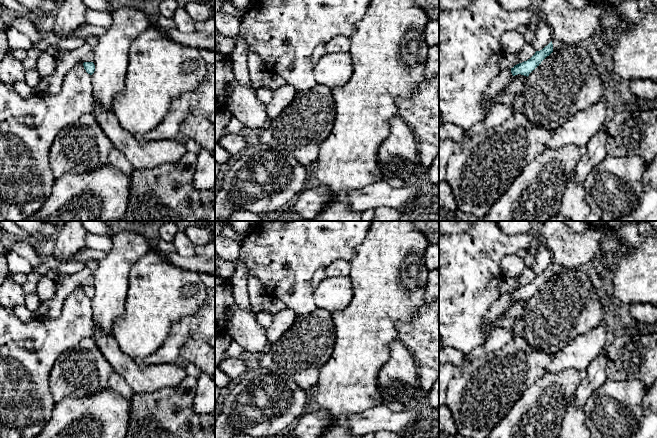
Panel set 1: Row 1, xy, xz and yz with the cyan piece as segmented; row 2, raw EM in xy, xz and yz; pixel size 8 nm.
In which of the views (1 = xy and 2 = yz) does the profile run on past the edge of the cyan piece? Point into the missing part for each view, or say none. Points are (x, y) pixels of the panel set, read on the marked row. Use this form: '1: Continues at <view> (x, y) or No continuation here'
1: No continuation here
2: Continues at yz (499, 82)

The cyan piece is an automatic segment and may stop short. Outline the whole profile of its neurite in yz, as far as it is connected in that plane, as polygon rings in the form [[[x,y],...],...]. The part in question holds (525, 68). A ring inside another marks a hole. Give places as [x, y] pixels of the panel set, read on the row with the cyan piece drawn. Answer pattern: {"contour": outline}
{"contour": [[[551,41],[542,50],[536,51],[535,54],[527,61],[519,63],[511,69],[501,71],[499,75],[490,82],[485,93],[485,97],[493,98],[515,75],[524,75],[528,77],[529,74],[535,70],[552,52],[553,44]]]}

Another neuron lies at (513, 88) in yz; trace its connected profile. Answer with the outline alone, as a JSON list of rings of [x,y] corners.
[[[515,75],[507,85],[499,91],[499,94],[518,96],[521,93],[524,75]]]

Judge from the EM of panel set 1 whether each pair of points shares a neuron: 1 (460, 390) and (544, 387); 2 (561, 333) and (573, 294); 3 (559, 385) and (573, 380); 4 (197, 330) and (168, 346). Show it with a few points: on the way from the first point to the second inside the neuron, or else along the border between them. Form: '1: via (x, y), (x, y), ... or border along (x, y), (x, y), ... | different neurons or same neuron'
1: border along (545, 373), (538, 377), (512, 406) | different neurons
2: via (561, 323), (561, 311), (568, 304) | same neuron
3: via (562, 385), (567, 380), (570, 380) | same neuron
4: via (190, 330), (185, 330), (175, 340) | same neuron

